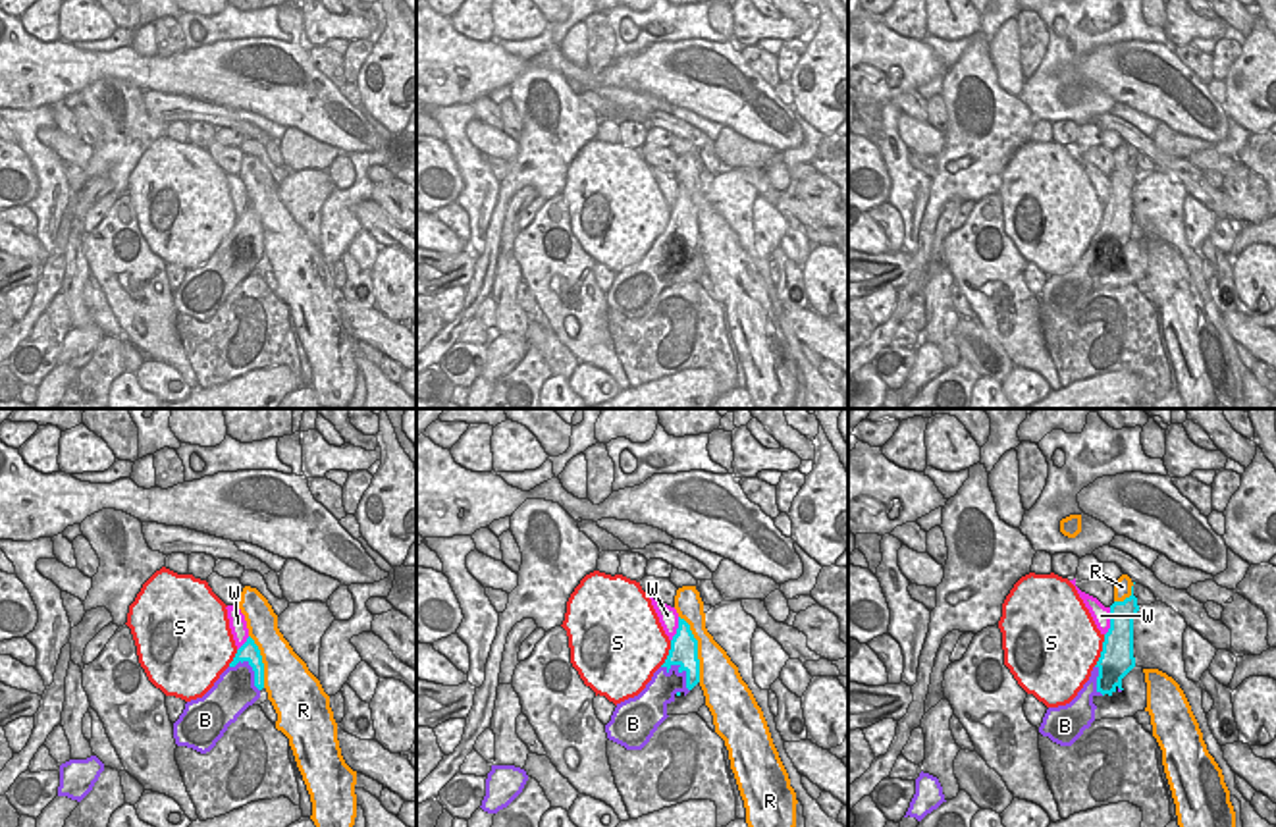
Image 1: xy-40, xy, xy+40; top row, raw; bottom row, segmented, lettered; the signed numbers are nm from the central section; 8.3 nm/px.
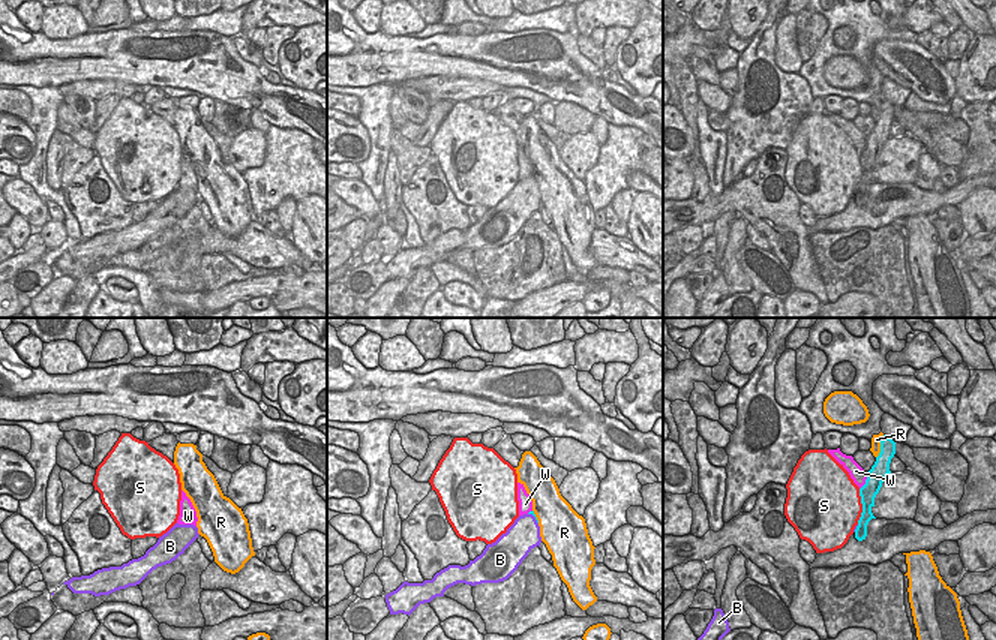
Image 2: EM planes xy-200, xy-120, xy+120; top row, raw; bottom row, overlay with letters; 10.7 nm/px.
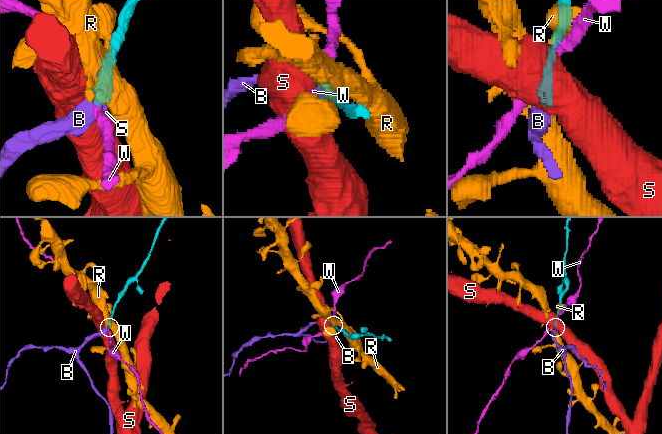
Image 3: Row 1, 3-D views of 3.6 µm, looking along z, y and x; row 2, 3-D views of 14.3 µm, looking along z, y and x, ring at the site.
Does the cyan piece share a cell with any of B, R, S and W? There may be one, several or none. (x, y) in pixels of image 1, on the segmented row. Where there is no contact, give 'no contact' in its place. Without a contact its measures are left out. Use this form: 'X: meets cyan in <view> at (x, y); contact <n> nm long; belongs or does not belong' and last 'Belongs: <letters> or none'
B: meets cyan in xy at (683, 669); contact 320 nm long; belongs
R: meets cyan in xy at (696, 648); contact 600 nm long; does not belong
S: meets cyan in xy+40 at (1103, 650); contact 280 nm long; does not belong
W: meets cyan in xy+40 at (1111, 621); contact 240 nm long; does not belong
Belongs: B

